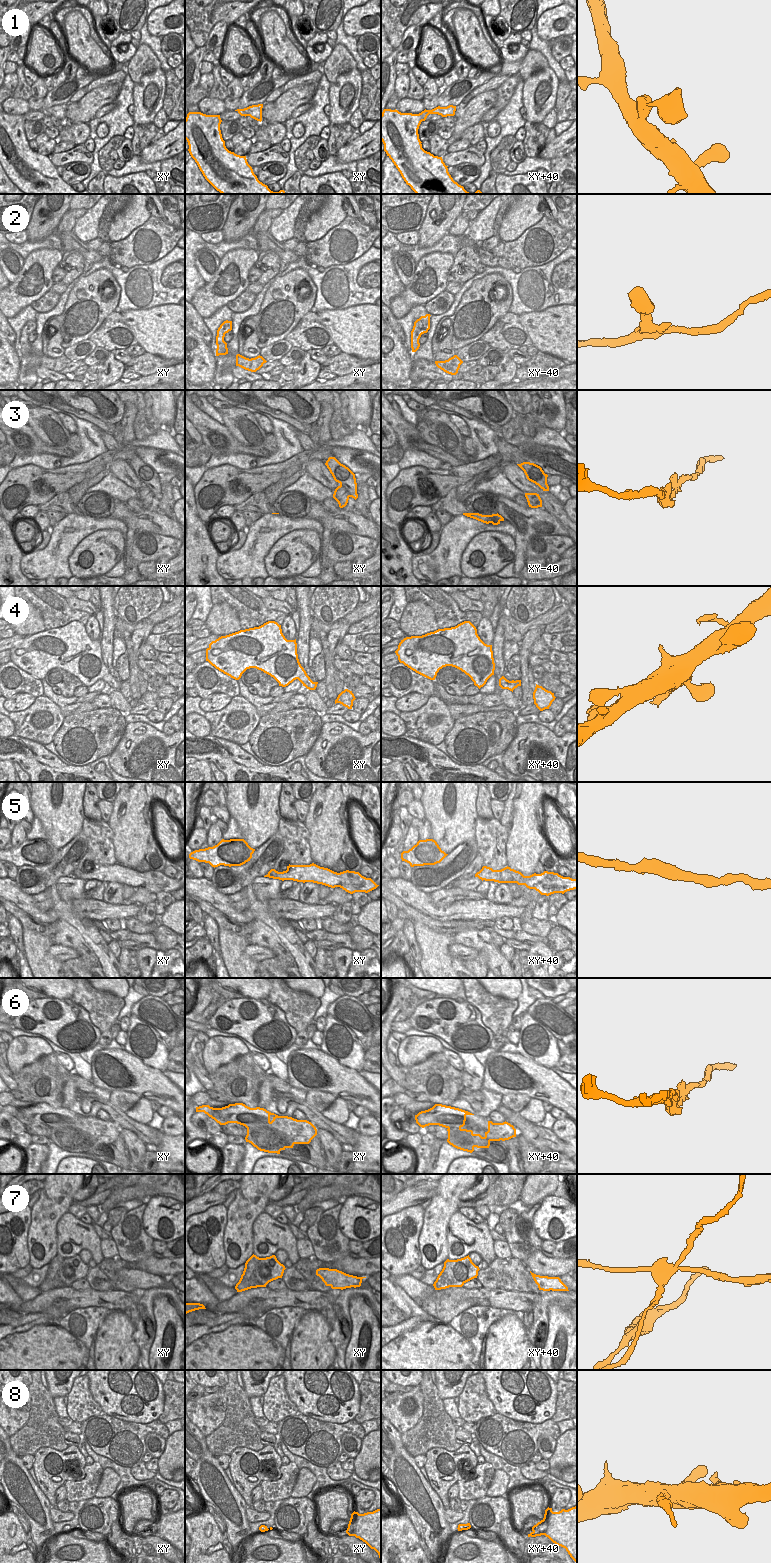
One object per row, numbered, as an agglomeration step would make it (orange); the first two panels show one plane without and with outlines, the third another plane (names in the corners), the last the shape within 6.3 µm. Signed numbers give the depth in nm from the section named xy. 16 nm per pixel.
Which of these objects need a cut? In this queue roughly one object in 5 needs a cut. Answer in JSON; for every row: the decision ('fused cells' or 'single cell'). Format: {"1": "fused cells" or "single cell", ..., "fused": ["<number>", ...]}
{"1": "single cell", "2": "single cell", "3": "single cell", "4": "single cell", "5": "single cell", "6": "fused cells", "7": "fused cells", "8": "fused cells", "fused": ["6", "7", "8"]}

